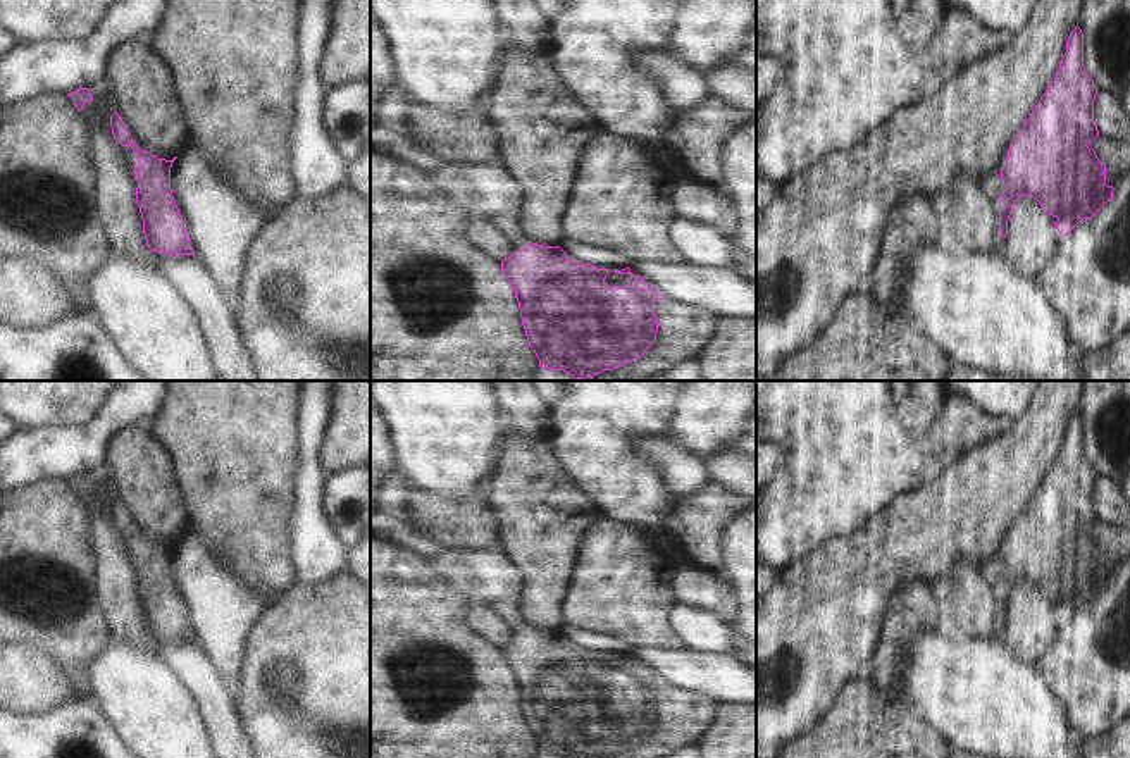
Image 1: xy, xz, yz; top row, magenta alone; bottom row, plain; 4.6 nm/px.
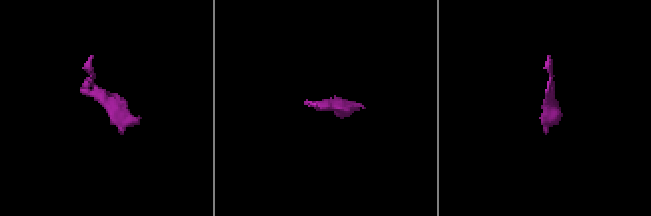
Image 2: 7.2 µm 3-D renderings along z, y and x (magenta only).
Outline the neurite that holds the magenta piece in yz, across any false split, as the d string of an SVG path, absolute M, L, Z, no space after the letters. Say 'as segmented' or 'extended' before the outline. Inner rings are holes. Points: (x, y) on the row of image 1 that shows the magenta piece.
extended | M1077 26L1054 79L1011 141L1006 162L980 184L992 202L997 255L1004 255L1008 221L1020 196L1037 200L1056 217L1061 236L1111 202L1114 188L1106 184L1106 165L1087 146L1099 136L1096 95L1097 86L1083 67L1083 33Z

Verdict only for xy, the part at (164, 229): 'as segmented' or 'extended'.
extended

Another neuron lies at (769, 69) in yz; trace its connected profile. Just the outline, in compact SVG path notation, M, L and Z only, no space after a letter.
M756 53L756 105L763 105L784 72L784 62L772 55Z

